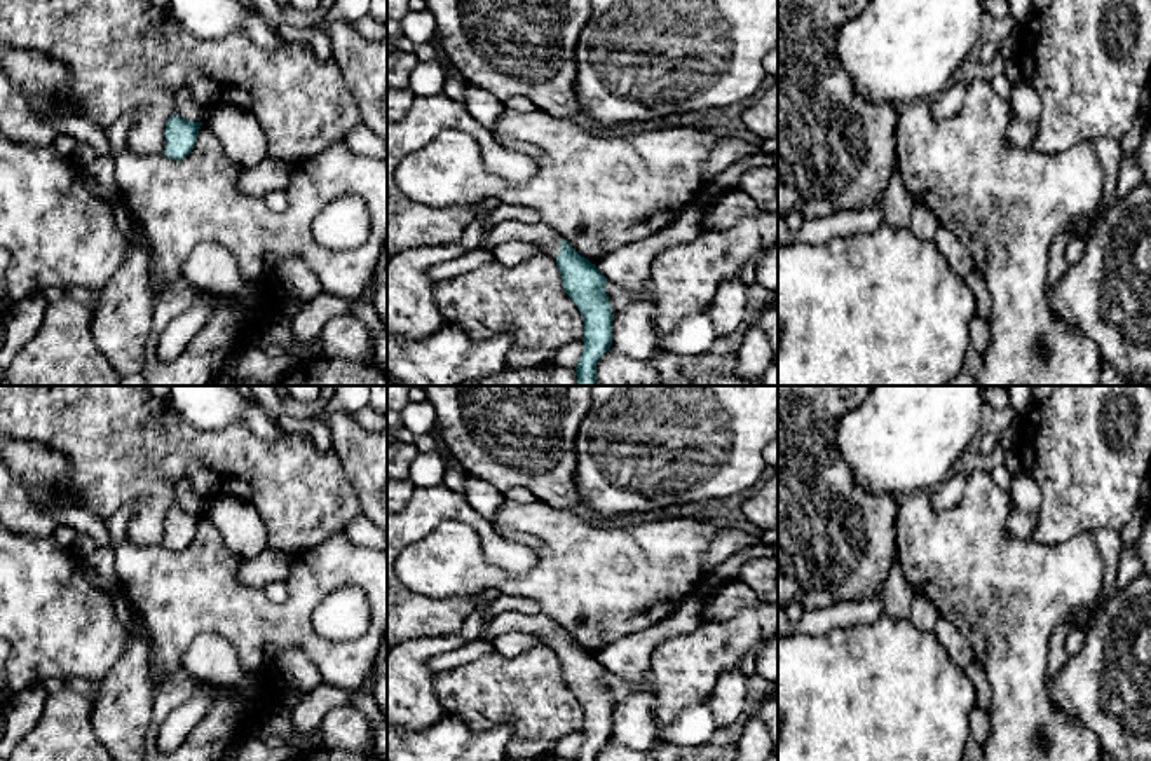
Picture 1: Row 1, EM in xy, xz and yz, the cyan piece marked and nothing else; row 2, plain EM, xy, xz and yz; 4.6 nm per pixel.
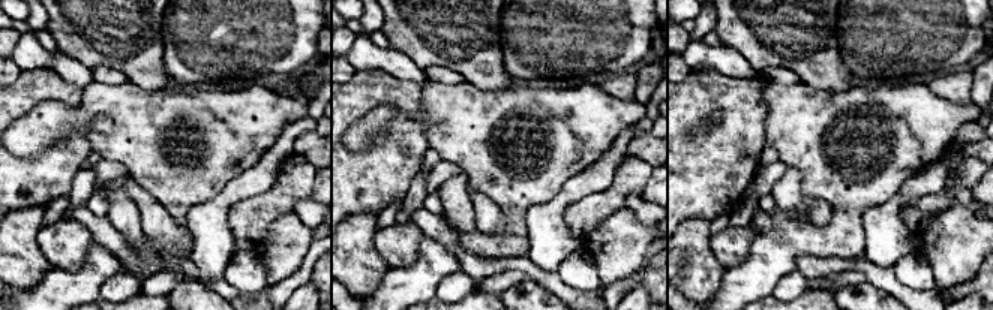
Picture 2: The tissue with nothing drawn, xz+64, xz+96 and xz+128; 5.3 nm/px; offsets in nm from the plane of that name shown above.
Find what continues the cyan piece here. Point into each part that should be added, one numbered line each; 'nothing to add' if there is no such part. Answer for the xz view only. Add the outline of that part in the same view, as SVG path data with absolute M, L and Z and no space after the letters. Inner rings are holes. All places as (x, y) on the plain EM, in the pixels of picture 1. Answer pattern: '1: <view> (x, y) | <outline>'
1: xz (541, 625) | M506 611L490 621L487 641L492 642L513 632L535 635L556 653L563 628L544 613L523 614L520 611Z

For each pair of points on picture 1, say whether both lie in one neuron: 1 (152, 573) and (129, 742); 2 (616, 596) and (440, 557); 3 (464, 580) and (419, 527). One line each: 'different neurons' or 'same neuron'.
1: different neurons
2: same neuron
3: different neurons

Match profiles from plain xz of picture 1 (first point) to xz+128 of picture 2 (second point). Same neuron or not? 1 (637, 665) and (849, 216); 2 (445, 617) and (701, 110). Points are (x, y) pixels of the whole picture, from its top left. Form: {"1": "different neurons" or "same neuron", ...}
{"1": "different neurons", "2": "same neuron"}

